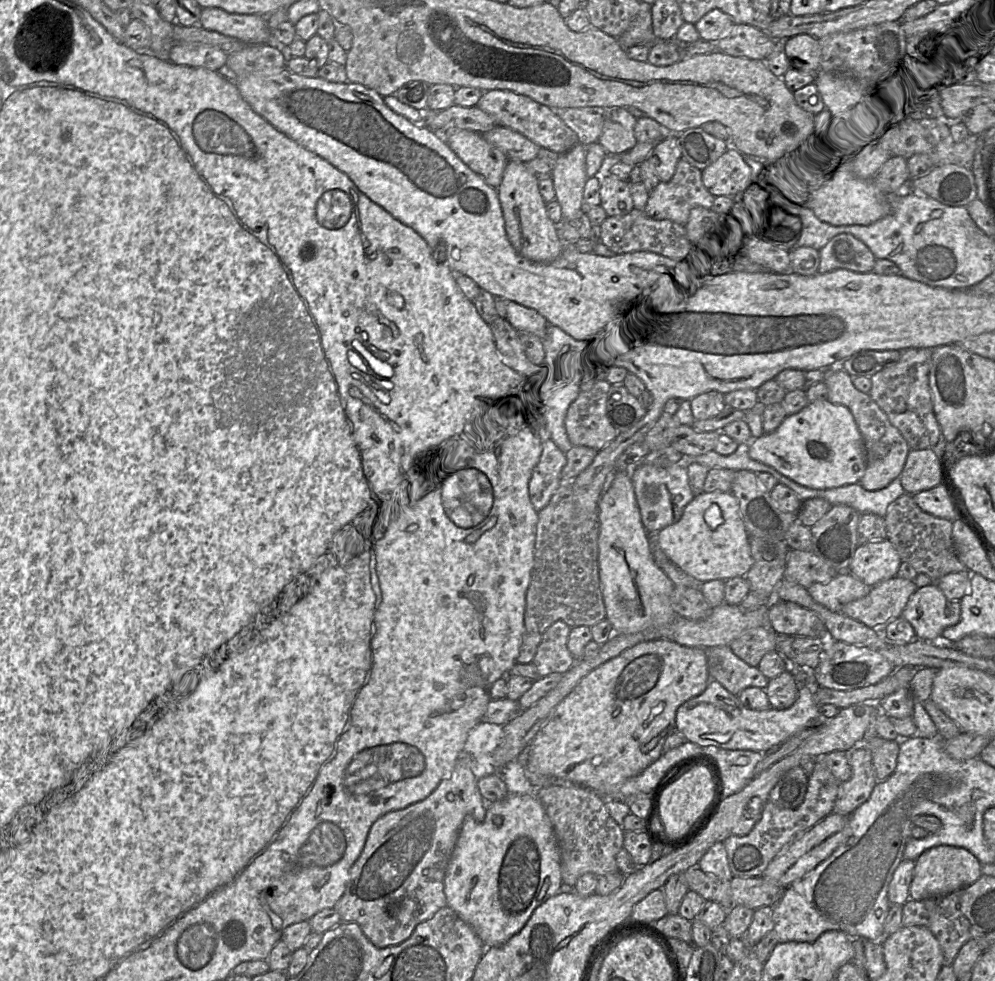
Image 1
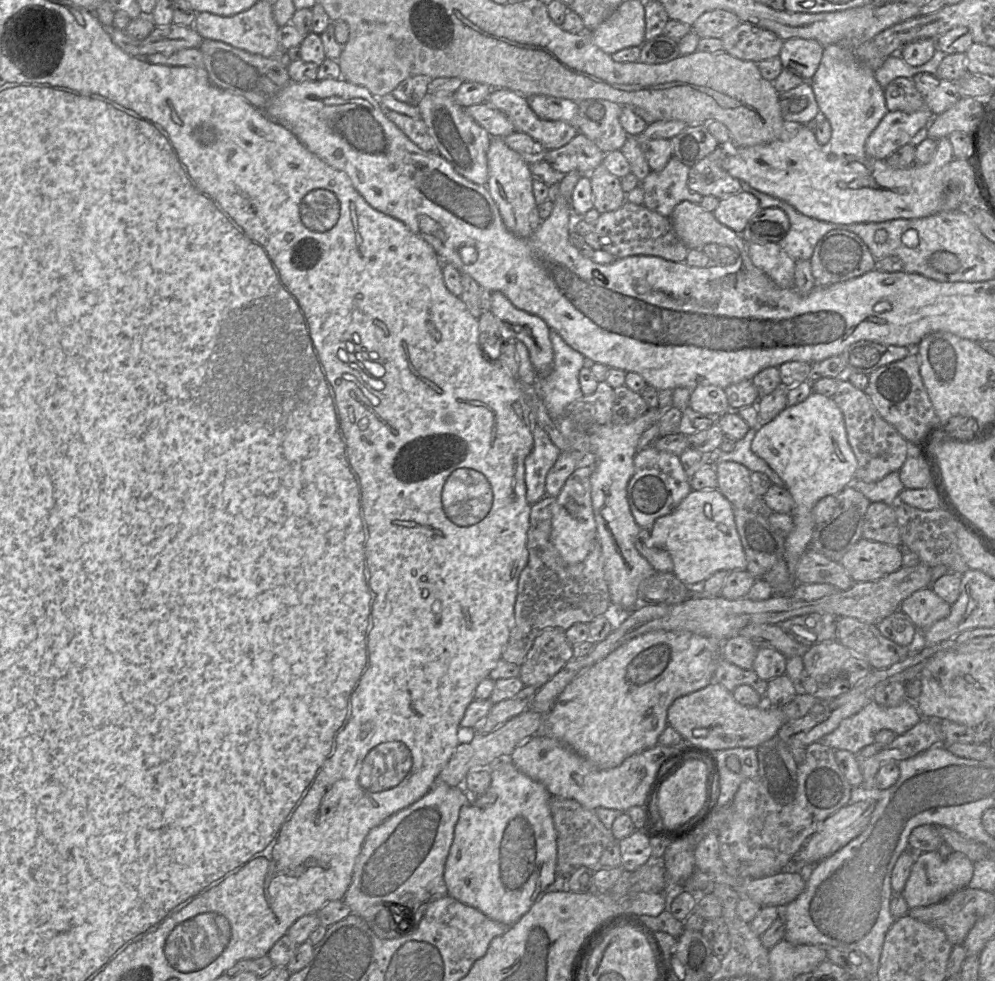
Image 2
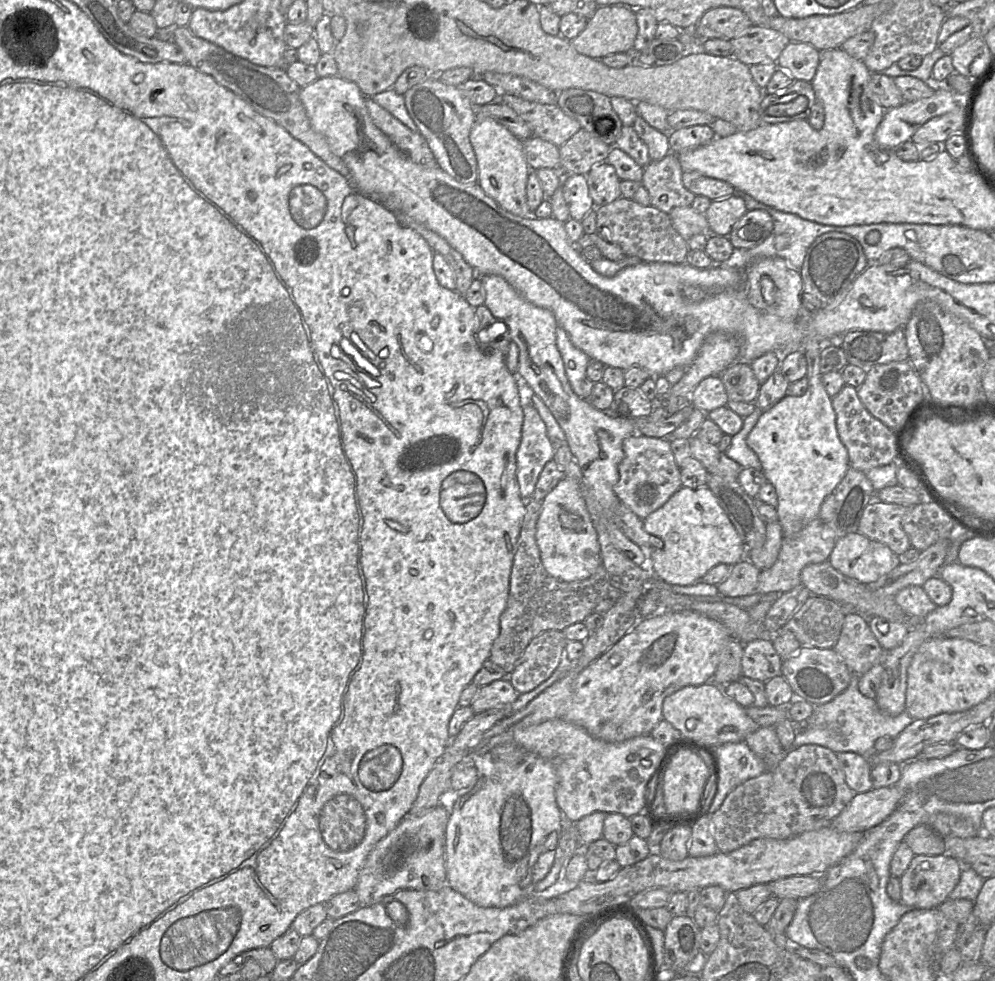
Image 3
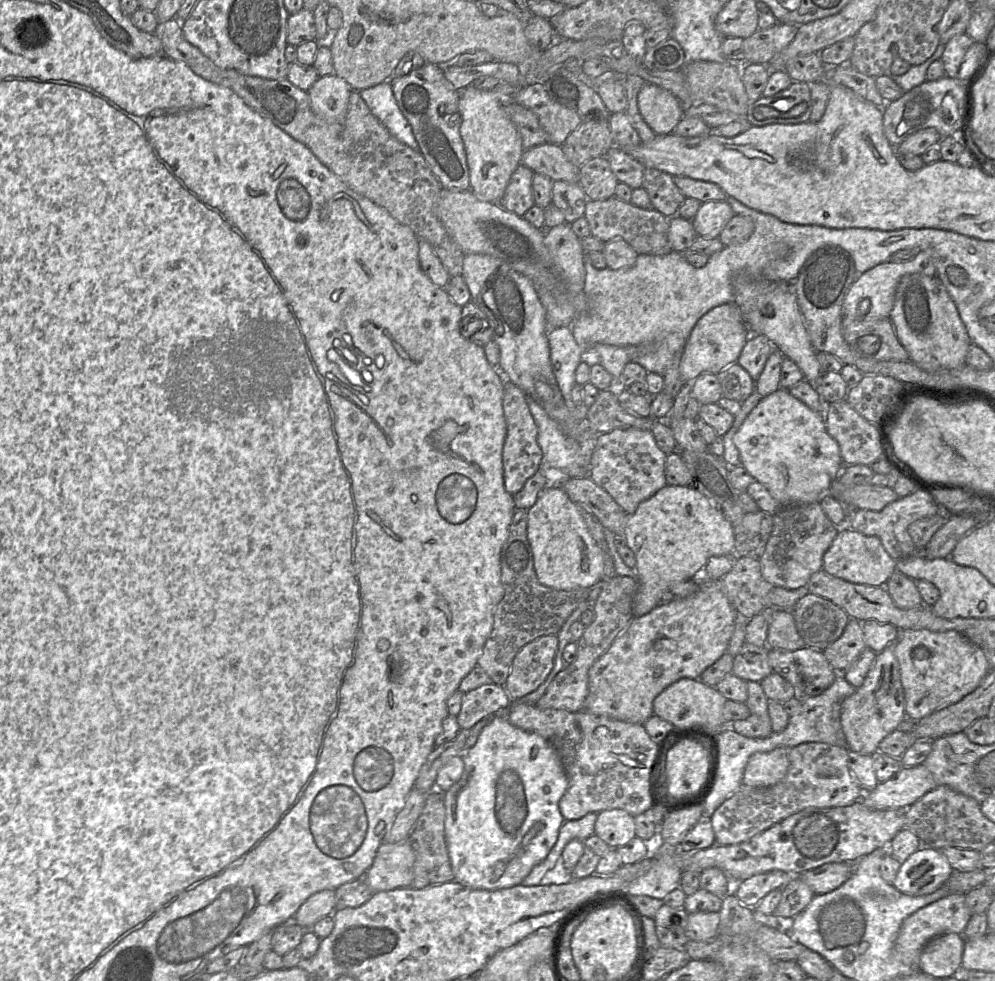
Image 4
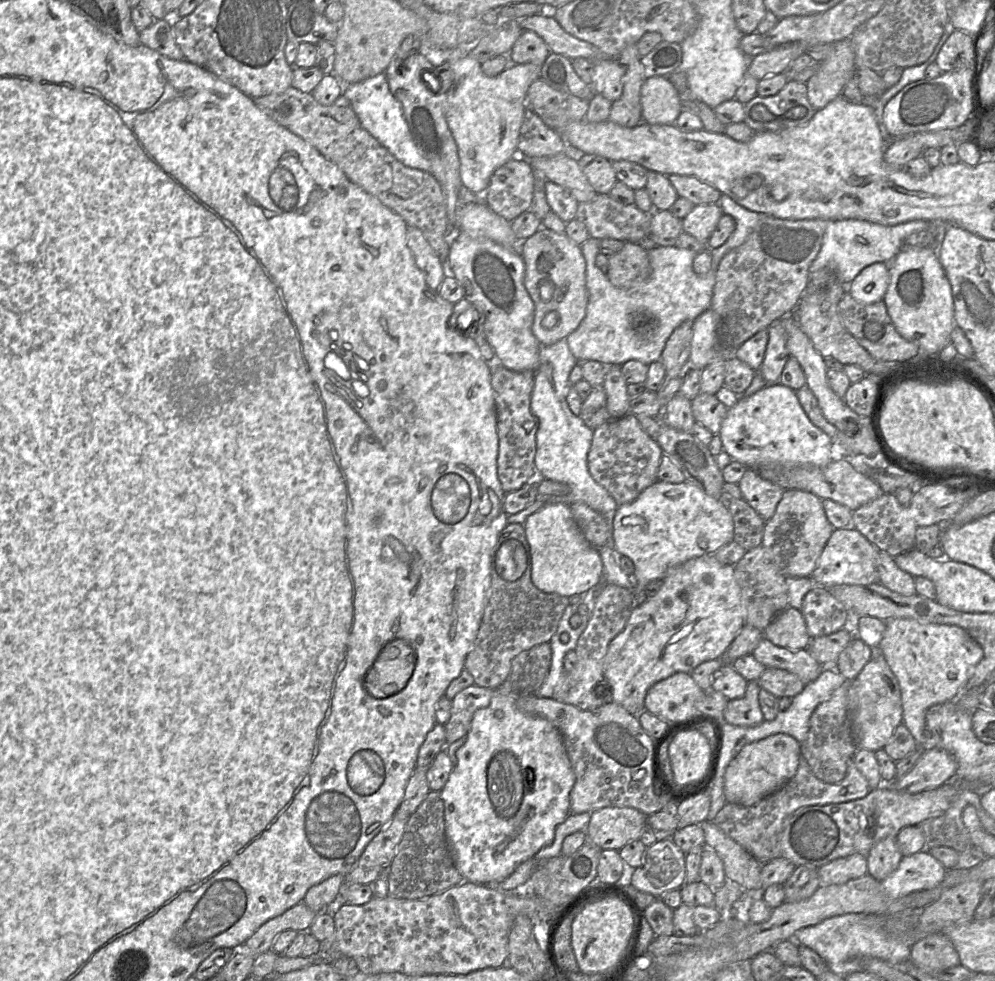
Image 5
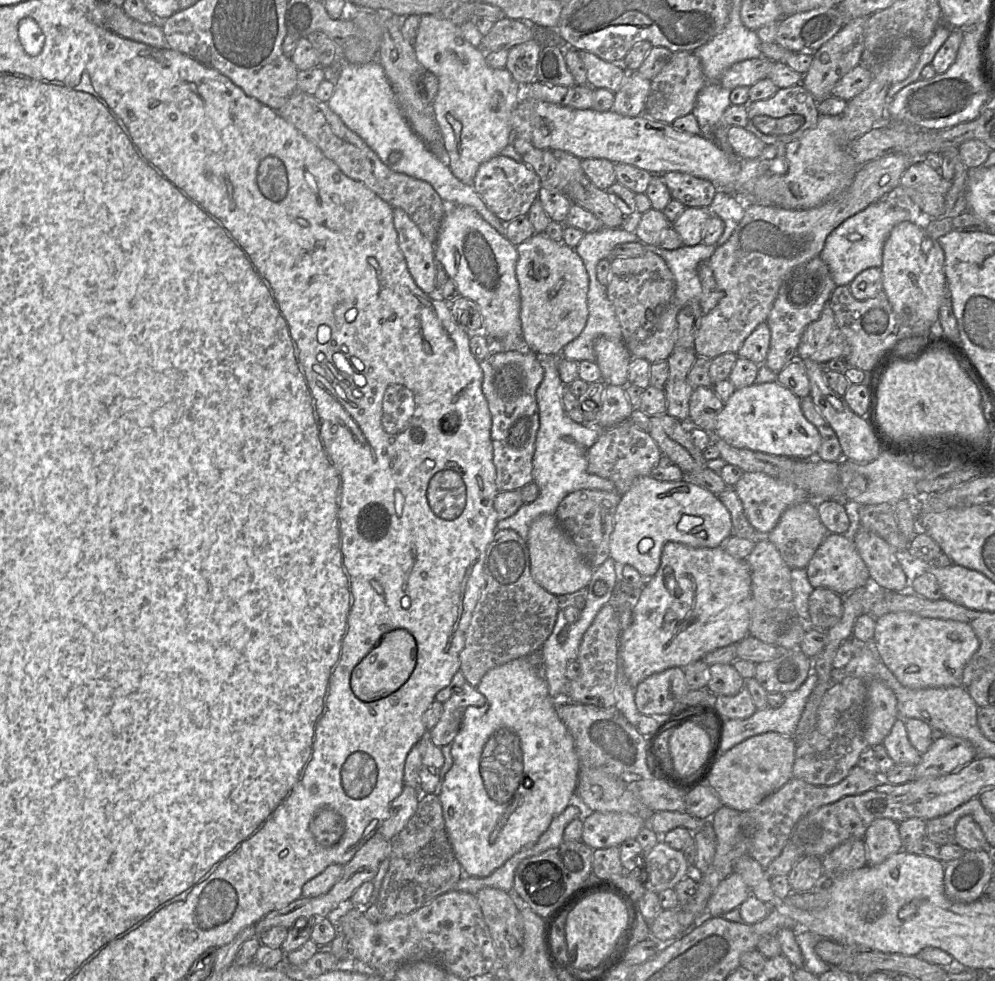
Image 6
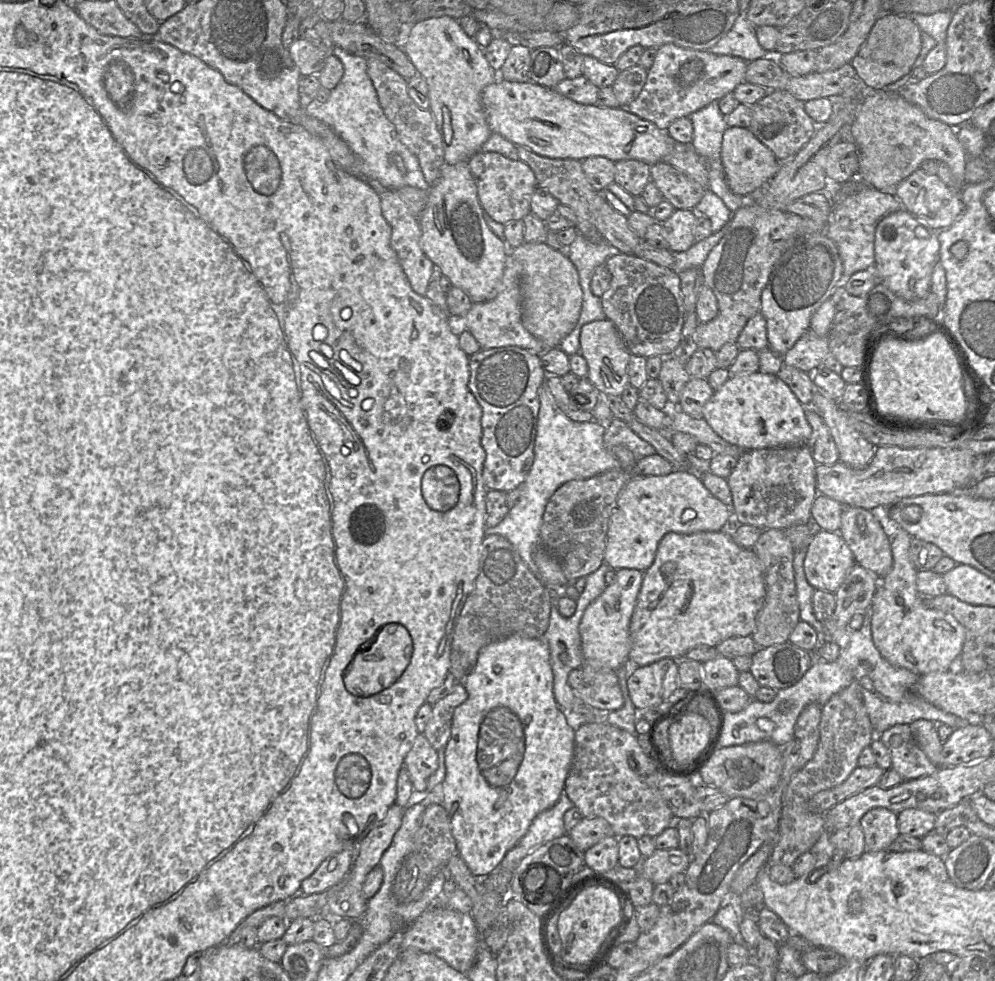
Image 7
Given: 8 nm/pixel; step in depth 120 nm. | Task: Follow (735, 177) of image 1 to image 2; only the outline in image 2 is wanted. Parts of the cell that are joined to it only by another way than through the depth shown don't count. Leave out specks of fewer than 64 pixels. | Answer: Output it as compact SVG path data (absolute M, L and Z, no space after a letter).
M719 145L712 153L690 167L688 187L703 196L711 195L720 200L741 192L741 181L722 167L729 152L730 145Z

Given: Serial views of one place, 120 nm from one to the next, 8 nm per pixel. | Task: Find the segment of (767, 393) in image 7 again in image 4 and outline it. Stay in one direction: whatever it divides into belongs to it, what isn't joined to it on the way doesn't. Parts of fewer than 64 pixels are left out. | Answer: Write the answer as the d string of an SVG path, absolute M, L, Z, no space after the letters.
M779 388L763 397L735 433L733 442L740 454L740 465L767 488L779 508L819 502L844 468L839 445L827 432L822 415L792 396L788 389Z

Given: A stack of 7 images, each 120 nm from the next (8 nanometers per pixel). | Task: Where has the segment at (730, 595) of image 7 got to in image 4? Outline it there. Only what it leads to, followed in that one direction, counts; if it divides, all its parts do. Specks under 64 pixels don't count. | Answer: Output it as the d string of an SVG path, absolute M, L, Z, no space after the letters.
M702 580L698 591L687 598L659 604L649 613L634 616L588 672L588 695L584 708L589 713L643 725L653 715L653 701L670 684L681 678L699 679L702 672L727 650L737 612L721 589L721 580Z

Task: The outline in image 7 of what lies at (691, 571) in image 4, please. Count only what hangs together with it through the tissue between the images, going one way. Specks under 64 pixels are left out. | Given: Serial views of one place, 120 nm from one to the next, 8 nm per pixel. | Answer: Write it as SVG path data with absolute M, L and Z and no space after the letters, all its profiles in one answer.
M615 446L611 453L620 463L620 467L629 474L629 478L619 493L610 516L604 551L604 562L612 569L636 569L645 572L653 563L658 544L667 533L694 534L698 532L718 532L725 525L732 510L715 498L703 485L700 475L686 470L674 470L664 476L645 476L635 471L638 458L624 446Z

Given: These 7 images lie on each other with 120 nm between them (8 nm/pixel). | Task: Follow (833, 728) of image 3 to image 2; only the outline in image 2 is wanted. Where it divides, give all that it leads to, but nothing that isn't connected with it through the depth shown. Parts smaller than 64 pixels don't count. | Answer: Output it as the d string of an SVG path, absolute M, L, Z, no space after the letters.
M905 700L898 706L885 707L871 701L858 713L844 719L833 732L827 734L818 742L832 748L834 751L847 750L856 755L864 747L875 742L875 736L880 730L888 729L897 735L902 735L919 723L922 718L915 702Z

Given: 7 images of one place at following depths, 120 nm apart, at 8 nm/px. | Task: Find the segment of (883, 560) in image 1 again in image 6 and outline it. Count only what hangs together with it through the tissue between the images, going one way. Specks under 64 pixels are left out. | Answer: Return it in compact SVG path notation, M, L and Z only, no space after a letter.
M828 533L809 561L806 571L814 588L828 588L841 596L870 583L867 566L850 535L845 534Z

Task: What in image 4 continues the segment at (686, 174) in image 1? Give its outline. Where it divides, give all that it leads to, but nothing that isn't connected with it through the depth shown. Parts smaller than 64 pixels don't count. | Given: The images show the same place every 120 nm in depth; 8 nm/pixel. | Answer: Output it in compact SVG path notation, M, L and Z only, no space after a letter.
M646 167L642 187L647 191L654 209L667 217L678 215L678 210L686 197L674 183L673 176Z

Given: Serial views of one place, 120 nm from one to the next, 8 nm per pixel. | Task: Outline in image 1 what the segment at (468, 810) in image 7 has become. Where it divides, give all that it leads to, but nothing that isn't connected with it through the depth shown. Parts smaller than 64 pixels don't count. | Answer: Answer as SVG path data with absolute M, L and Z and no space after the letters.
M508 793L503 800L487 803L485 819L480 823L476 822L469 814L464 817L457 842L446 868L444 876L444 893L446 895L447 906L453 909L457 915L474 930L486 948L501 946L513 935L518 933L539 905L550 897L560 893L559 889L561 884L561 856L557 837L548 815L535 794L518 795Z

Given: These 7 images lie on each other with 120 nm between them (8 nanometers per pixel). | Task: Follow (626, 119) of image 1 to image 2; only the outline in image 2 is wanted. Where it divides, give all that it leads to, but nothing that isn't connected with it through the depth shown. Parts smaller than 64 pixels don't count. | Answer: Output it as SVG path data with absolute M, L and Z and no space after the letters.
M587 99L576 103L576 128L579 132L605 154L621 150L628 138L620 123L622 106L603 99Z

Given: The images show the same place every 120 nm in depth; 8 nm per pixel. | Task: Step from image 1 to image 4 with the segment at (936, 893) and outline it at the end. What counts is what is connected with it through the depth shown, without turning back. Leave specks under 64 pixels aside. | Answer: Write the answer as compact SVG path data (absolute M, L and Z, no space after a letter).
M921 846L901 864L892 885L903 894L923 896L941 888L953 872L942 851Z

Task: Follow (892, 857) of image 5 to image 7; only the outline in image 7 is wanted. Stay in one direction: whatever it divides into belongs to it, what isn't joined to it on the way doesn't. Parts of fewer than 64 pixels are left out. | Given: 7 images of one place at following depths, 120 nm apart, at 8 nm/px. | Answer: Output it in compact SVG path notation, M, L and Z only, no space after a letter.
M877 807L869 810L860 820L866 851L887 850L900 834L897 814L887 808Z

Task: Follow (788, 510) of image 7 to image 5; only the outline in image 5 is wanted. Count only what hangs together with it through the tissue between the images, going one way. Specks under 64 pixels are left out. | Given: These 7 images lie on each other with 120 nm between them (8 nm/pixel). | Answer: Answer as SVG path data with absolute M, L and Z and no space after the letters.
M747 469L738 483L742 498L761 516L768 521L775 513L785 489L764 479L755 469Z

